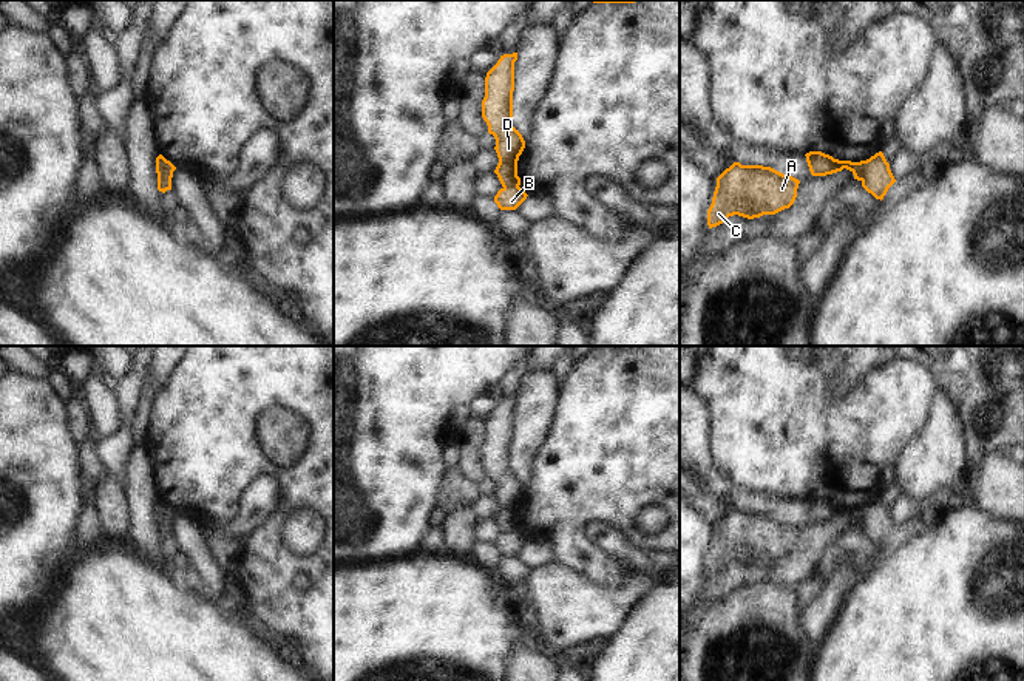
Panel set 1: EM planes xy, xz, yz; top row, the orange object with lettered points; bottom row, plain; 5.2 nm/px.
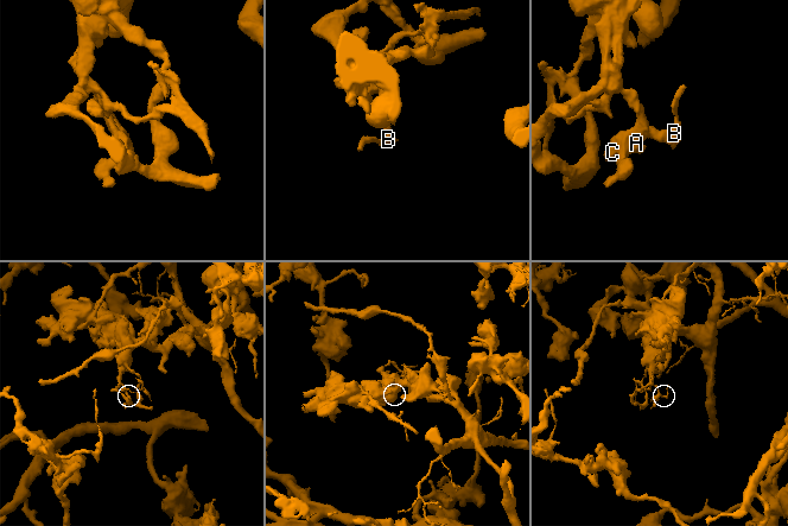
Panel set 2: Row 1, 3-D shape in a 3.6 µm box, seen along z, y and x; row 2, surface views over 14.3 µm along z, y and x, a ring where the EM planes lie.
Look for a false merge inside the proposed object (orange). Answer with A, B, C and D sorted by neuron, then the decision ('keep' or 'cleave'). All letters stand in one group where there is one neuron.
A C D / B | cleave

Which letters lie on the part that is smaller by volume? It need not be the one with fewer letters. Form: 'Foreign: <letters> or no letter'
Foreign: B

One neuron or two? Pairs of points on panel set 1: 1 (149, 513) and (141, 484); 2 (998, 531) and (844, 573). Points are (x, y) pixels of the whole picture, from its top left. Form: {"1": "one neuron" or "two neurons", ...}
{"1": "one neuron", "2": "two neurons"}

